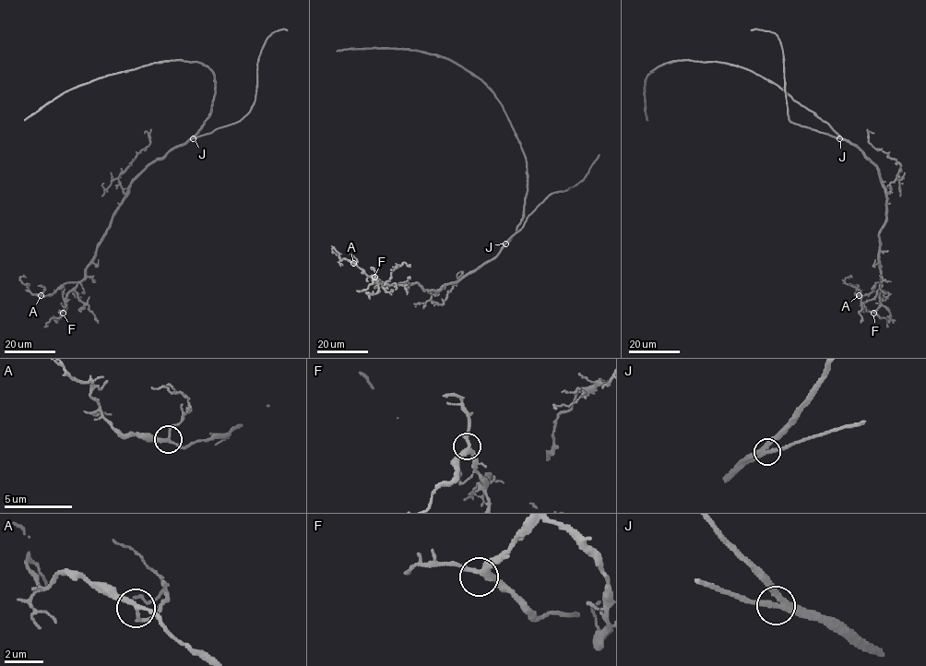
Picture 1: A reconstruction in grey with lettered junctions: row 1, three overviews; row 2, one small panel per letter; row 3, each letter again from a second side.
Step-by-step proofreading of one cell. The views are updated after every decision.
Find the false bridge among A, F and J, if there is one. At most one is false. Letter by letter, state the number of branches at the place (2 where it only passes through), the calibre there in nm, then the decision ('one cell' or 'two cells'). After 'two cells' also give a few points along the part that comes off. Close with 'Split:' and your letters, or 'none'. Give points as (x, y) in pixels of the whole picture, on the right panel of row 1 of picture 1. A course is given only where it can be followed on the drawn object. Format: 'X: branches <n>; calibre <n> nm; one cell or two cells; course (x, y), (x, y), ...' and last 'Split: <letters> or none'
A: branches 3; calibre 200 nm; one cell
F: branches 3; calibre 320 nm; one cell
J: branches 3; calibre 280 nm; one cell
Split: none

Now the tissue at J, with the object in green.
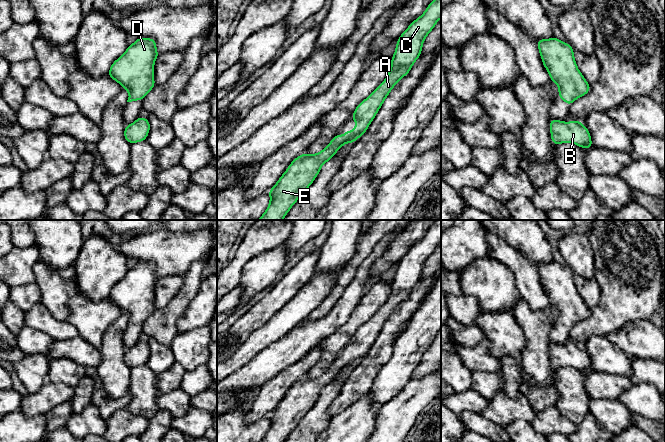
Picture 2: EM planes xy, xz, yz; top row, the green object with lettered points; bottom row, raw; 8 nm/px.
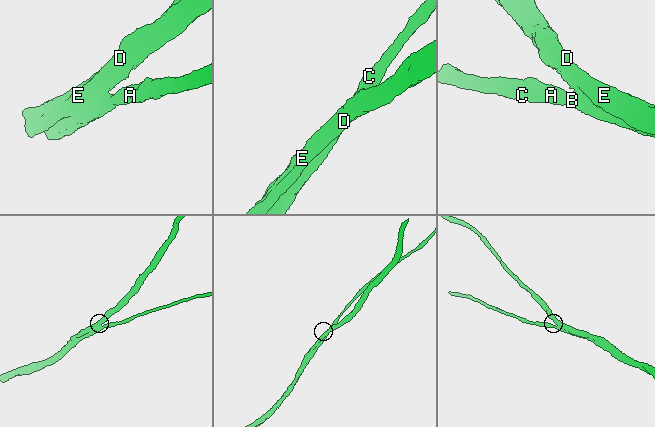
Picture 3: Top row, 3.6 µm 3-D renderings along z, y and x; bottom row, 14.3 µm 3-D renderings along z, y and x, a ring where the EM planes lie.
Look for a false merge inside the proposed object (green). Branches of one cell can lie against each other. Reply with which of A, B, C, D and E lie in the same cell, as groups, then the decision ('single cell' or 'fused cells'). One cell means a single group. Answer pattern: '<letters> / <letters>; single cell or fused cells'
A B C D E; single cell

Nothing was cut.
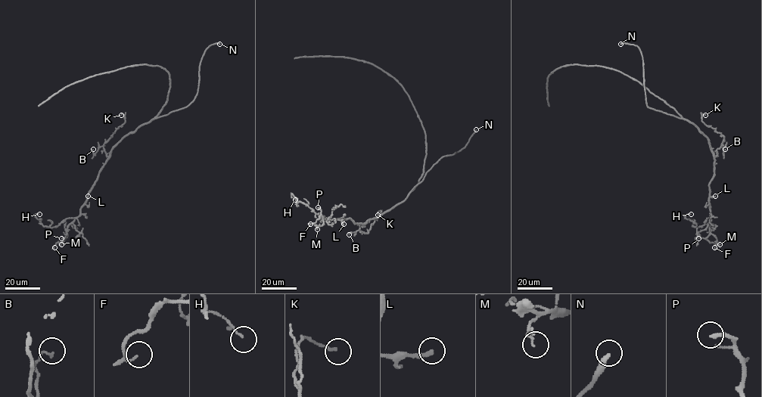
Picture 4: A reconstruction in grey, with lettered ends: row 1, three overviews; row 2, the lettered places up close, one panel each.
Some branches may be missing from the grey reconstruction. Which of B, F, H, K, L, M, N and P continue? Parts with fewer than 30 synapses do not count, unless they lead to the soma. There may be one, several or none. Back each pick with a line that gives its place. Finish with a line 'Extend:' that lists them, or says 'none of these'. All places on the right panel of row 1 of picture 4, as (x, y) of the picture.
N: at (620, 44)
Extend: N

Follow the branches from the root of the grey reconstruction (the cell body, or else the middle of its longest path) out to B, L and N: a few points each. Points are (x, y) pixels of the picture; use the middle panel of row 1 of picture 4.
B: (421, 175), (418, 184), (404, 200), (379, 216), (369, 219), (358, 230), (349, 234)
L: (421, 175), (418, 184), (408, 196), (390, 210), (365, 223), (355, 223), (349, 218), (344, 218), (343, 224)
N: (421, 175), (418, 182), (412, 190), (442, 157), (463, 148), (476, 129)

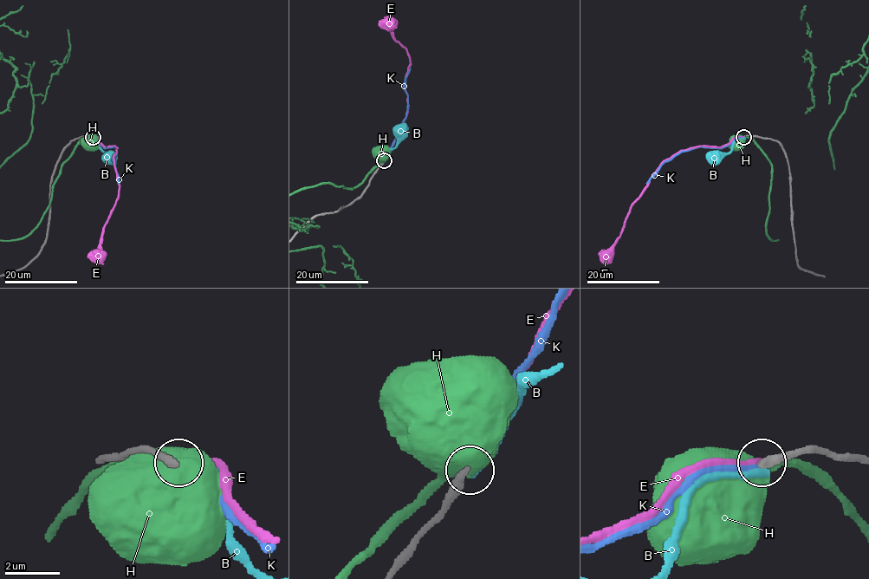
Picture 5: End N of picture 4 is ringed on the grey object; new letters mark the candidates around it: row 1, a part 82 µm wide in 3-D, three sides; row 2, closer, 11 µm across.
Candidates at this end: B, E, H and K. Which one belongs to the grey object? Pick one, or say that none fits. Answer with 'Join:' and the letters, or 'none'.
Join: K

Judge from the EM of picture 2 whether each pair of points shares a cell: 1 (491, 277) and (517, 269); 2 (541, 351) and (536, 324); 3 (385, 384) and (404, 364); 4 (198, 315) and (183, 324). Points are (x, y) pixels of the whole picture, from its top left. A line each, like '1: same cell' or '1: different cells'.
1: different cells
2: same cell
3: same cell
4: same cell

